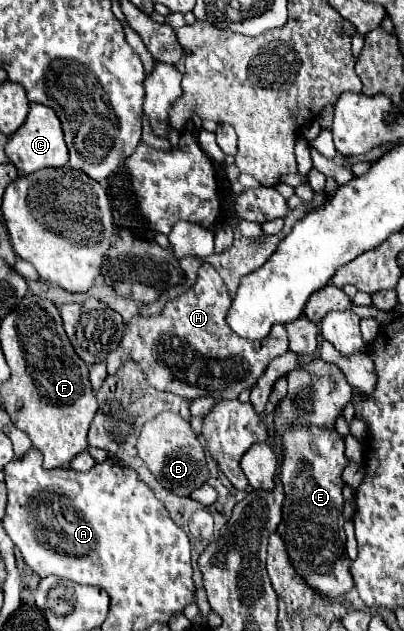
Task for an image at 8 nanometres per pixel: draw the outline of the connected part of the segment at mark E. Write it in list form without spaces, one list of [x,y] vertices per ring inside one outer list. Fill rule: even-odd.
[[[297,427],[283,435],[285,441],[285,461],[281,465],[281,483],[285,489],[285,503],[283,503],[283,519],[277,527],[277,533],[287,545],[287,555],[291,559],[291,565],[303,579],[307,579],[307,585],[327,601],[335,601],[343,597],[347,591],[353,589],[353,579],[349,573],[349,557],[345,555],[345,533],[343,533],[343,495],[341,495],[341,473],[347,467],[347,459],[343,455],[343,439],[337,431],[329,429],[317,429],[317,427]]]

